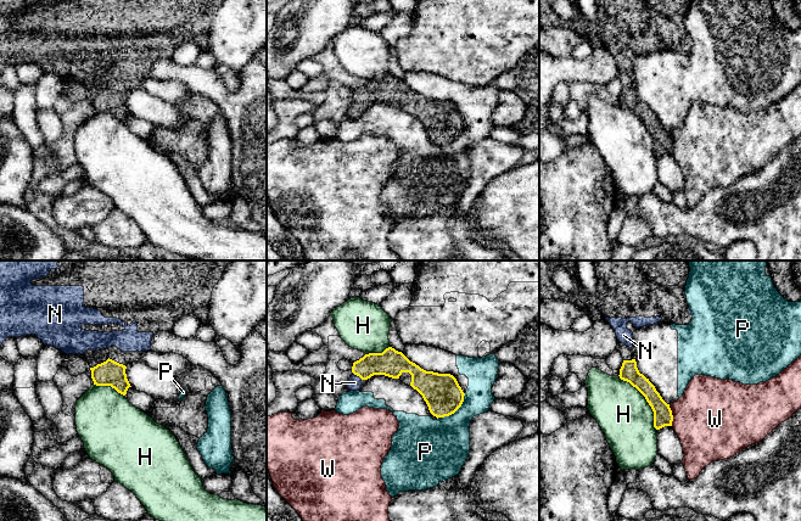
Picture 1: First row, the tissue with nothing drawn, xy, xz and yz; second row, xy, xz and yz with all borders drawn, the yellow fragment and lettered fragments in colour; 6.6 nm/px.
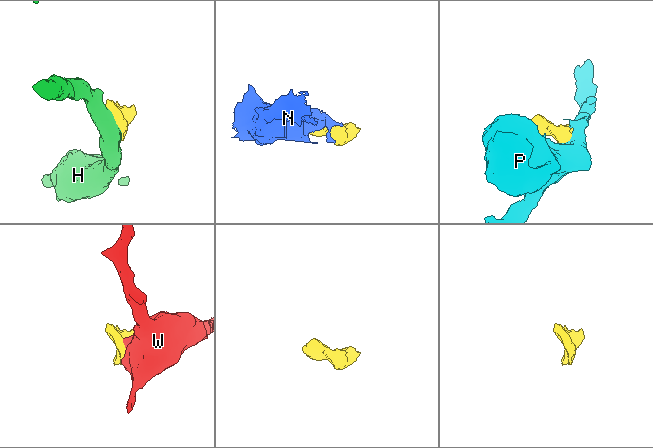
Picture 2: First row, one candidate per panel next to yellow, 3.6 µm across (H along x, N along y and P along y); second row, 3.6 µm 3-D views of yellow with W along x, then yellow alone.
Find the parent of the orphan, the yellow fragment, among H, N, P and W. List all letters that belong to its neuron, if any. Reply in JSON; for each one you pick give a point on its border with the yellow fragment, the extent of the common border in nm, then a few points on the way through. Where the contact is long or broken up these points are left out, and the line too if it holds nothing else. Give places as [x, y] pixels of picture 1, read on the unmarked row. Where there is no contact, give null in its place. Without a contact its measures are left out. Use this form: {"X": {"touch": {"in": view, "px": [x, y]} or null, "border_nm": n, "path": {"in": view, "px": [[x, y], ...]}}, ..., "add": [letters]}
{"N": {"touch": {"in": "xz", "px": [358, 102]}, "border_nm": 80, "path": {"in": "xz", "px": [[391, 90], [370, 91], [358, 102], [354, 110]]}}, "add": ["N"]}

